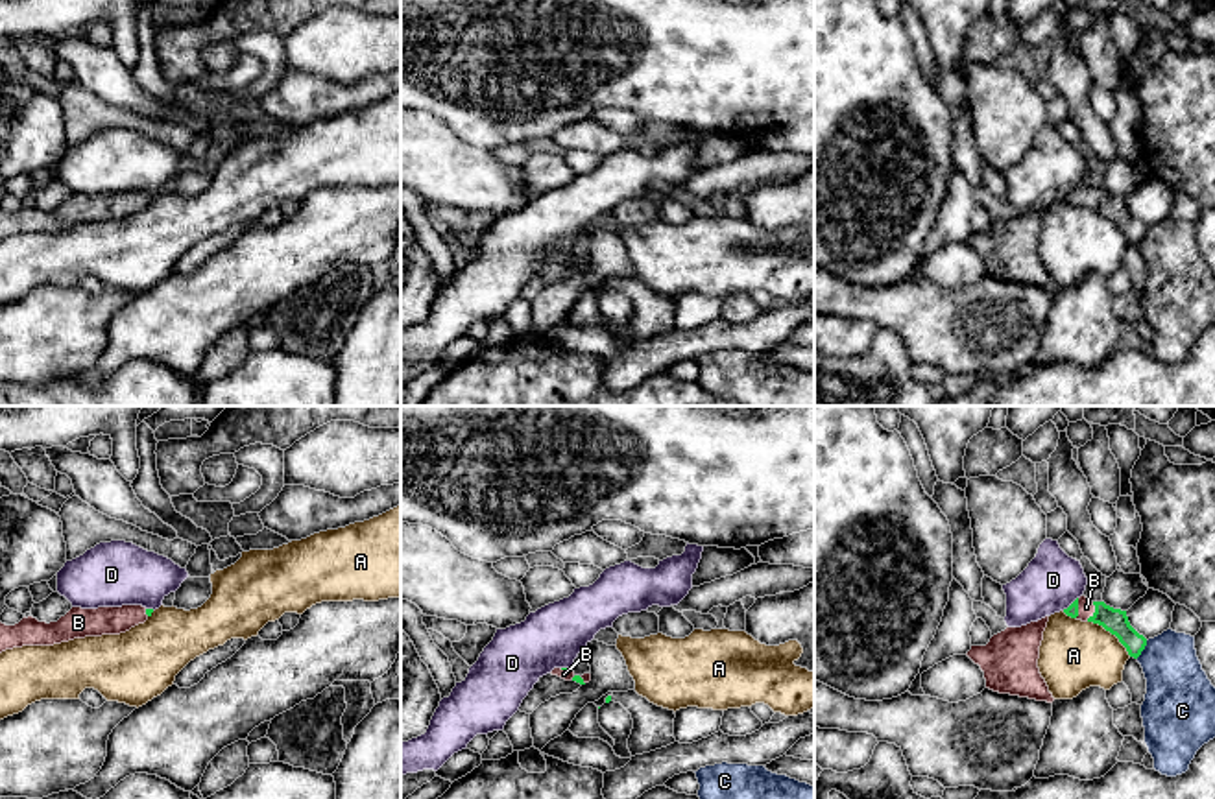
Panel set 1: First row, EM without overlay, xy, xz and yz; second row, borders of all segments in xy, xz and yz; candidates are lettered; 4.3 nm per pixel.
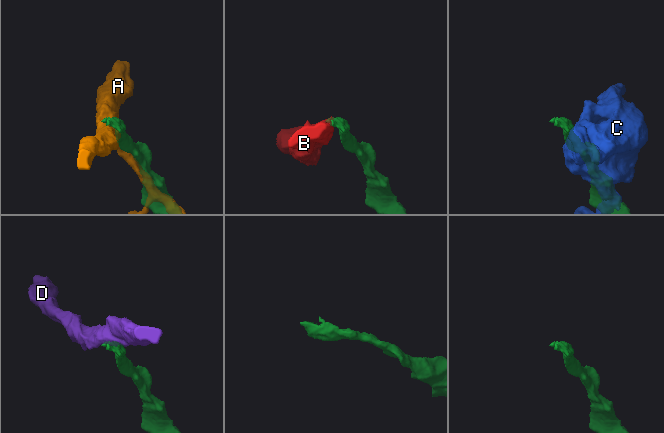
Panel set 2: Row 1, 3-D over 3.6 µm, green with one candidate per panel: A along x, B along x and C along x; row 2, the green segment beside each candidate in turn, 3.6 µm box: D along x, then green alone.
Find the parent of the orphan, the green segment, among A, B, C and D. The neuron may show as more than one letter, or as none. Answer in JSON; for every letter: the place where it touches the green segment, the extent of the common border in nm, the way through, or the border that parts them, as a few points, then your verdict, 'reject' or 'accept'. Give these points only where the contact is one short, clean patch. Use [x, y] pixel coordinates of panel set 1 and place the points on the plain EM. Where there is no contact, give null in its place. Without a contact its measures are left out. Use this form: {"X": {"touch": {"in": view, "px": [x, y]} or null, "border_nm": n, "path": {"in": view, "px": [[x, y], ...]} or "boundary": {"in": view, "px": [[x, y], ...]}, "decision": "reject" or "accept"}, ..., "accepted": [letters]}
{"A": {"touch": {"in": "yz", "px": [1112, 220]}, "border_nm": 240, "decision": "reject"}, "B": {"touch": {"in": "yz", "px": [1095, 198]}, "border_nm": 90, "path": {"in": "yz", "px": [[1114, 207], [1095, 198], [1086, 194]]}, "decision": "accept"}, "C": {"touch": {"in": "yz", "px": [1143, 235]}, "border_nm": 90, "decision": "reject"}, "D": {"touch": {"in": "yz", "px": [1071, 190]}, "border_nm": 90, "decision": "reject"}, "accepted": ["B"]}

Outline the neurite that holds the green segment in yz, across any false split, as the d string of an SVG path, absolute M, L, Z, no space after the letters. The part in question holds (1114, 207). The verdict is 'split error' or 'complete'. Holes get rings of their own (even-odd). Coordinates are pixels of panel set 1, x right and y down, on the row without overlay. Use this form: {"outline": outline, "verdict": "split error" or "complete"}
{"outline": "M1080 183L1064 196L1064 199L1071 205L1102 212L1119 225L1134 245L1137 245L1147 233L1147 225L1130 212L1126 197L1113 196L1104 188L1091 188L1089 185Z", "verdict": "split error"}

